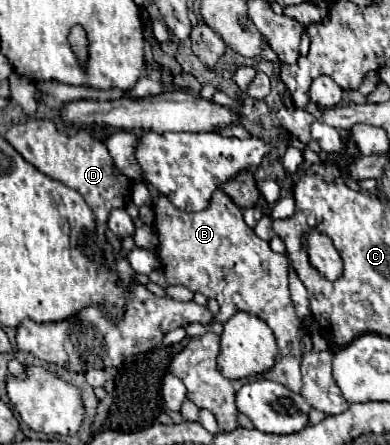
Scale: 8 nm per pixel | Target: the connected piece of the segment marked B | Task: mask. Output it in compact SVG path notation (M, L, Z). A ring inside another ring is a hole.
M217 189L211 203L201 213L179 211L167 197L155 203L155 229L159 237L157 257L169 285L185 285L193 293L201 293L219 303L215 319L229 319L237 311L245 311L265 319L277 339L277 361L267 373L253 379L273 379L295 393L301 389L299 363L311 351L311 335L295 315L289 293L291 261L287 253L275 253L267 241L259 239L243 221L243 211Z

